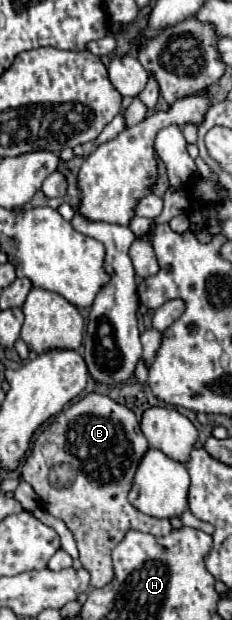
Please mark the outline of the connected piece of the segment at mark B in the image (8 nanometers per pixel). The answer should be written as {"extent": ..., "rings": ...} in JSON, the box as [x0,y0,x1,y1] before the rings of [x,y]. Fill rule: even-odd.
{"extent":[21,393,171,587],"rings":[[[89,393],[89,395],[81,397],[77,403],[71,403],[69,407],[65,407],[37,435],[31,451],[23,459],[21,477],[37,493],[41,507],[49,515],[61,519],[73,533],[81,563],[91,573],[91,581],[89,581],[91,587],[103,587],[113,579],[111,551],[129,529],[139,529],[143,533],[151,533],[151,535],[169,533],[171,525],[167,519],[155,519],[155,517],[143,515],[127,501],[127,493],[131,491],[135,471],[137,471],[143,455],[147,453],[147,449],[149,449],[149,443],[147,443],[145,435],[141,433],[139,419],[135,417],[135,413],[131,409],[115,403],[107,395]]]}

